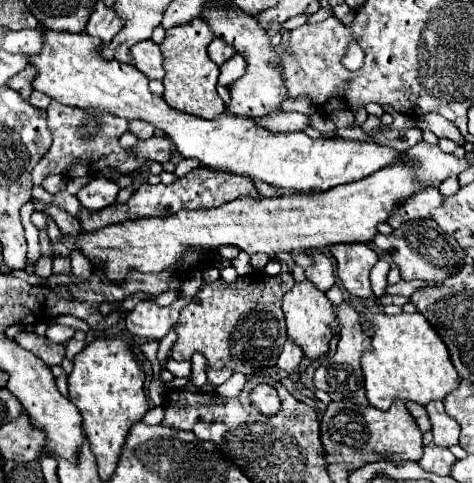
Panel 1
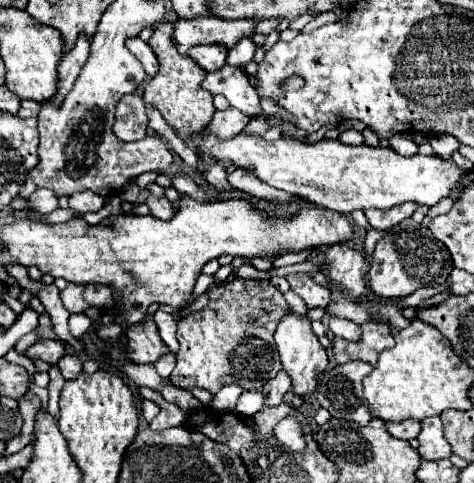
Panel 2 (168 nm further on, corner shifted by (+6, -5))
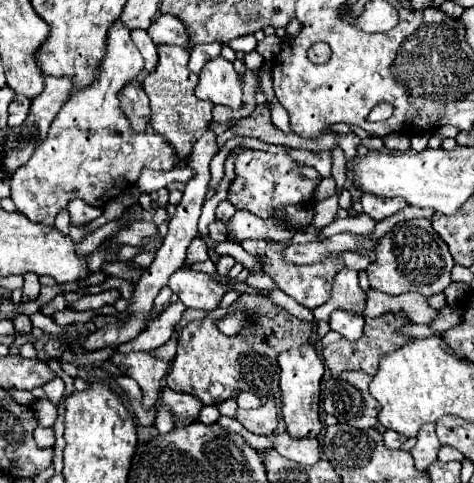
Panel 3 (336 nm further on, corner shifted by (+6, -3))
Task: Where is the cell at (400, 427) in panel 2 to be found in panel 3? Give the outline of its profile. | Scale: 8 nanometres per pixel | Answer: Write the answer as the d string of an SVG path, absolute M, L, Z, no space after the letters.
M387 430L387 432L383 434L383 440L385 440L385 446L387 446L389 450L397 450L397 448L401 448L401 444L403 444L407 438L401 436L399 432L391 432L391 430Z

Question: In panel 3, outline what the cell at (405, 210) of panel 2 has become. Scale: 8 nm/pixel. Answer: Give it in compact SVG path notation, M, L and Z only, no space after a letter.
M363 192L361 206L363 206L365 214L369 214L373 220L379 222L379 220L383 220L387 216L393 216L395 212L399 212L407 204L401 198L381 198L381 196L373 196L373 194Z

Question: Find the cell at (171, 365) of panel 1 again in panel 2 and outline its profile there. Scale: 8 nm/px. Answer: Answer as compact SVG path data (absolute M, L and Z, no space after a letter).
M147 314L143 322L129 326L125 336L127 336L127 346L131 350L127 352L127 356L137 364L153 364L163 354L167 354L167 348L159 338L159 332L151 314Z

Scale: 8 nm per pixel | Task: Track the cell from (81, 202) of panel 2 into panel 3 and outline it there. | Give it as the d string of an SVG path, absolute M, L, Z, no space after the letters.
M73 200L69 202L69 216L71 216L71 224L77 228L87 226L89 222L93 222L95 218L101 216L101 208L89 208L89 204L85 204L83 200Z

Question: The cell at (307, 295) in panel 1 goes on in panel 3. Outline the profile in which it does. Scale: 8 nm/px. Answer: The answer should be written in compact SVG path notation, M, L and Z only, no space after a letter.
M303 344L297 350L283 352L279 356L281 368L281 416L285 422L285 430L293 438L317 438L321 432L319 422L319 392L321 392L321 376L325 372L323 360L315 354L311 344Z

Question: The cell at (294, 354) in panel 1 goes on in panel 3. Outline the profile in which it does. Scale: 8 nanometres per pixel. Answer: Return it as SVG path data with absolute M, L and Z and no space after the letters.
M267 402L263 404L261 408L257 410L241 410L237 412L235 416L249 432L253 434L273 434L277 424L279 424L279 418L277 418L277 406L275 402Z

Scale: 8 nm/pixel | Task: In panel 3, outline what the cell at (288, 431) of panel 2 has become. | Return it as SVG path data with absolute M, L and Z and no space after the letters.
M287 432L271 434L269 438L273 440L273 448L289 460L295 460L295 462L305 464L305 466L319 462L319 442L317 442L317 438L293 438Z

